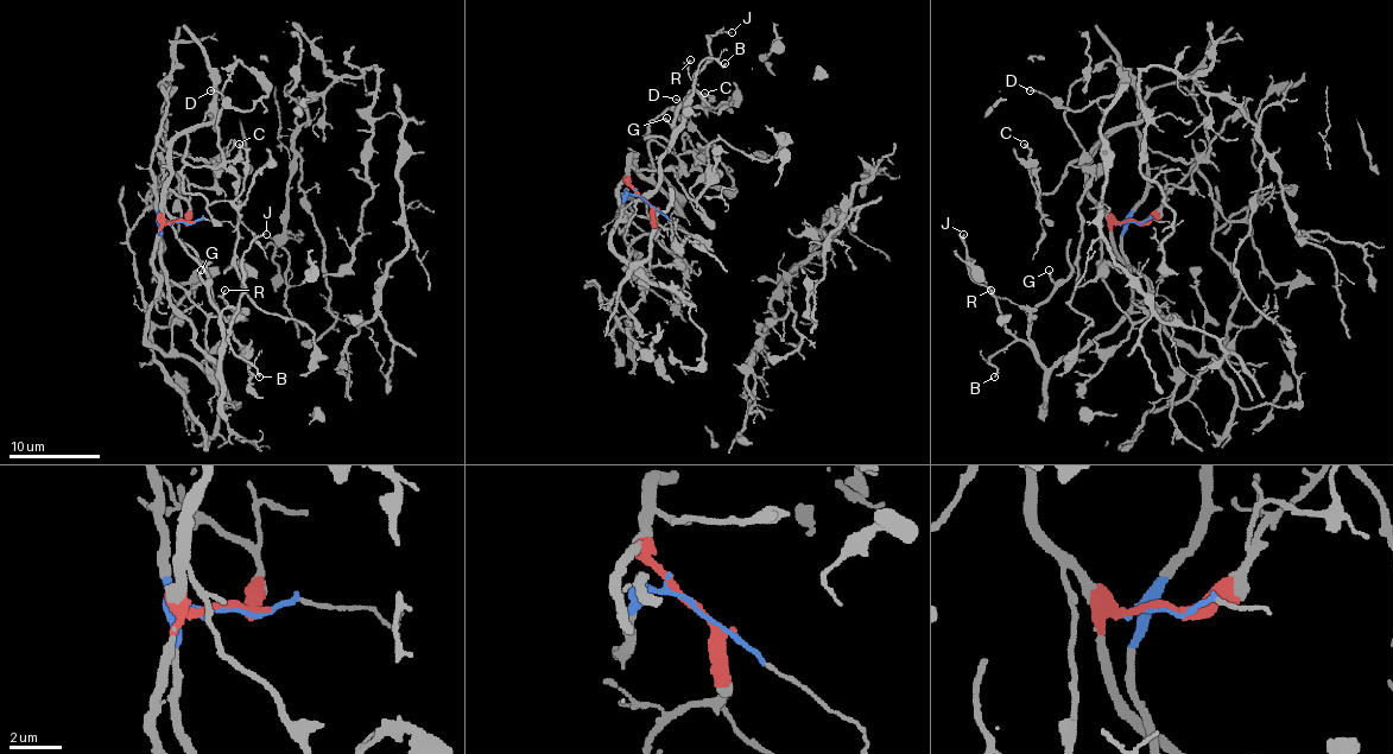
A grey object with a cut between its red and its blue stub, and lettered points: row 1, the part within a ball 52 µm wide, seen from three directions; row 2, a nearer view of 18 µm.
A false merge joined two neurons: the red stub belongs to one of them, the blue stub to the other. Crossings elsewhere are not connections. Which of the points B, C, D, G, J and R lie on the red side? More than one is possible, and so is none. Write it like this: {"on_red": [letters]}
{"on_red": ["C", "D"]}

